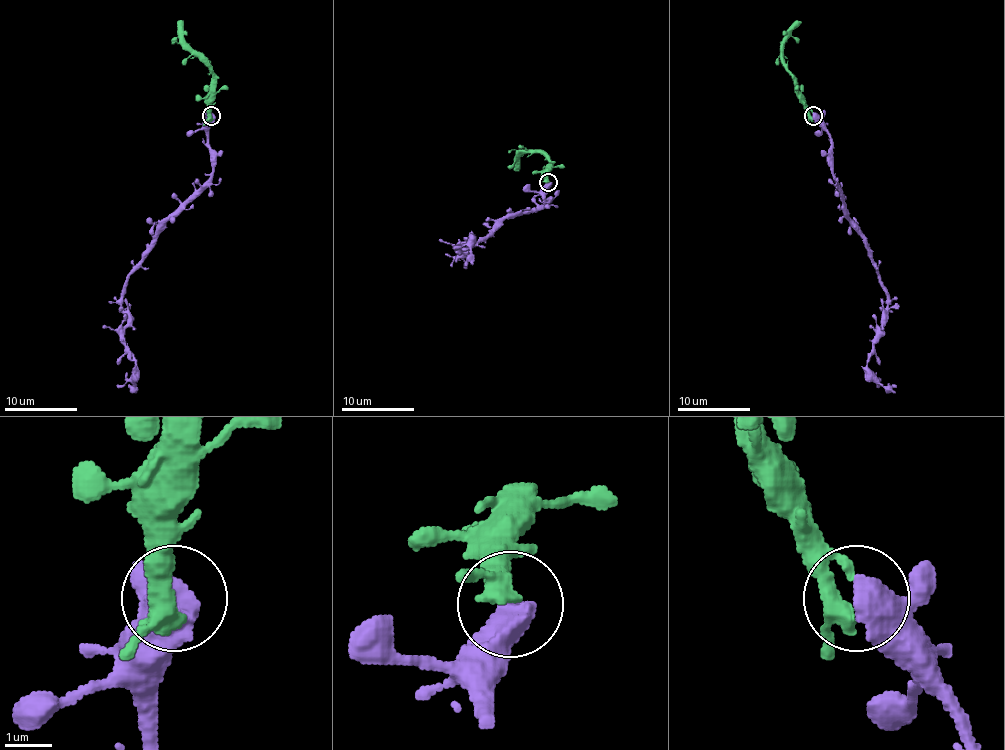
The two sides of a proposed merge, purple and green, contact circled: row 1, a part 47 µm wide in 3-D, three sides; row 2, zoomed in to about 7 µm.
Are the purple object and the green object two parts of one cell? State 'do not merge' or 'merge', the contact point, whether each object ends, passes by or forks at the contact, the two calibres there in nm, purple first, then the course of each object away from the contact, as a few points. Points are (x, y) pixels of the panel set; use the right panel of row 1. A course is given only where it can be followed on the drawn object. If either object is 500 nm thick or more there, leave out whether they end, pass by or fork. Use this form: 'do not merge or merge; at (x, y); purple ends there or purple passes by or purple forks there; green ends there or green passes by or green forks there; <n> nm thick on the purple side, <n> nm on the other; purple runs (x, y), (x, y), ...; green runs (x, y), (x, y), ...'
merge; at (813, 116); 650 nm thick on the purple side, 400 nm on the other; purple runs (813, 115), (830, 137), (844, 214), (886, 294), (866, 369), (885, 386), (895, 384); green runs (811, 117), (782, 58), (782, 44), (800, 22)

